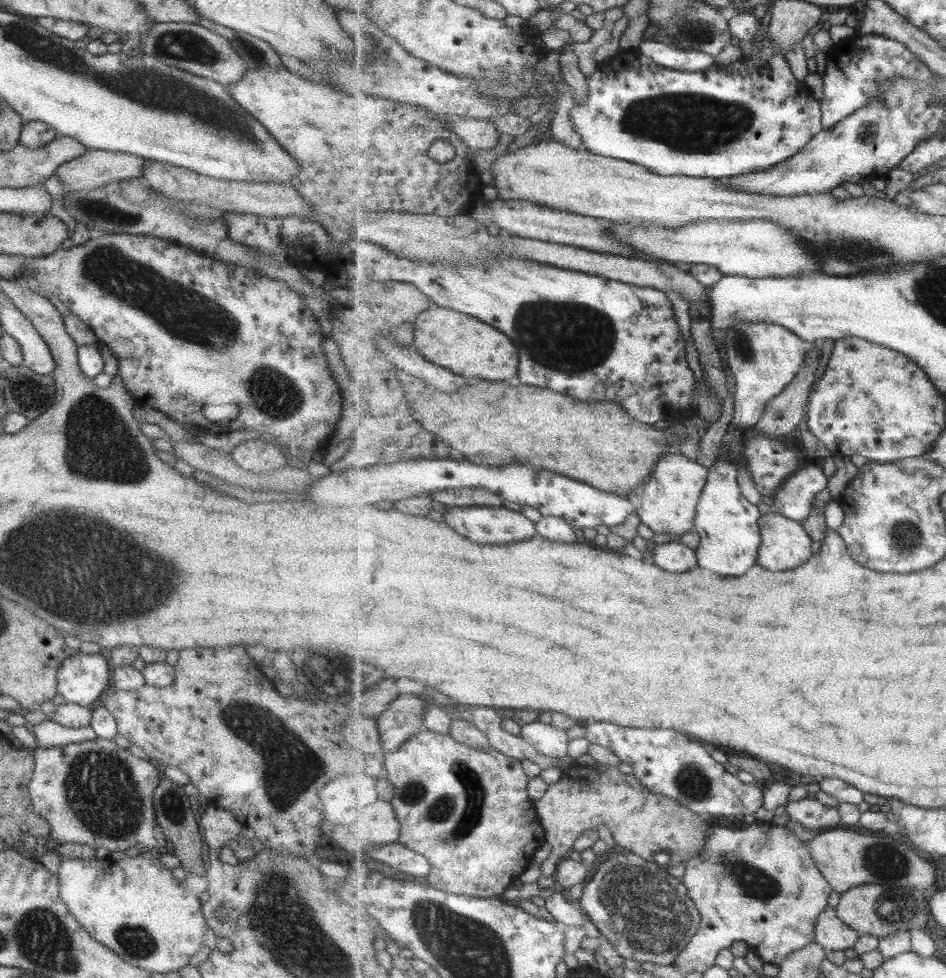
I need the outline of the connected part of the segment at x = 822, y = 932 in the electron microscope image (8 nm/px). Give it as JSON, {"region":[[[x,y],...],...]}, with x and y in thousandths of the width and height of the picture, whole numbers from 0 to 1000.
{"region":[[[876,926],[867,936],[864,949],[864,964],[873,971],[886,973],[886,971],[905,970],[910,960],[909,953],[894,945],[886,935],[885,927]]]}

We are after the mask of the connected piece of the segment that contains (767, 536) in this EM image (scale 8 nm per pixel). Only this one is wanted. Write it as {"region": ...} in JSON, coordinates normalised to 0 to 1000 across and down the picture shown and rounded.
{"region":[[[818,520],[816,525],[810,525],[804,532],[807,556],[803,560],[803,577],[818,585],[822,583],[835,583],[852,577],[860,569],[860,551],[852,543],[851,537],[833,527],[829,527]]]}

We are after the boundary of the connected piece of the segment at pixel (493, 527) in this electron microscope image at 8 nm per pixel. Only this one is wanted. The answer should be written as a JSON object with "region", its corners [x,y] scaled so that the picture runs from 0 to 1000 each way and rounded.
{"region":[[[478,519],[476,524],[469,524],[470,532],[478,540],[488,544],[490,548],[507,554],[507,556],[539,556],[539,554],[552,554],[569,547],[568,536],[560,532],[554,524],[543,524],[537,519]]]}

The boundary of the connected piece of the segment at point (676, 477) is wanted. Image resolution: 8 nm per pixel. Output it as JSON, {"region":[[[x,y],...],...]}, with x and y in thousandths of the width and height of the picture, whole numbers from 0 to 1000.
{"region":[[[719,462],[706,463],[697,470],[693,481],[678,500],[679,515],[673,526],[681,536],[695,546],[718,546],[732,544],[737,538],[738,518],[749,494],[751,481],[737,471],[732,472]]]}

